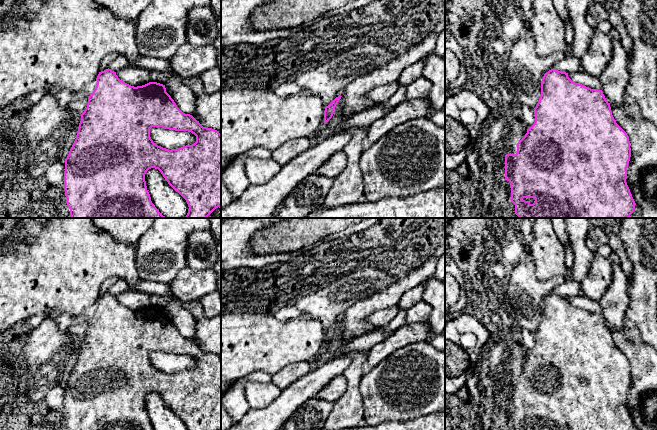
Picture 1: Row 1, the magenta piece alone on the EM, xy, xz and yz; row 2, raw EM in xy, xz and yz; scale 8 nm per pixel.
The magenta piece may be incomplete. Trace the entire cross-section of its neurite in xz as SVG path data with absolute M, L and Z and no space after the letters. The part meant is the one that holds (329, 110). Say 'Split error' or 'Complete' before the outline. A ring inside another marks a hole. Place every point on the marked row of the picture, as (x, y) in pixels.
Complete. M342 96L336 97L328 106L325 107L324 111L324 124L326 124L333 116L335 107L338 104Z

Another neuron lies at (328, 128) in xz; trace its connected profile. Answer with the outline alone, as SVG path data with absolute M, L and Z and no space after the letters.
M343 96L336 105L332 118L326 124L324 124L323 127L318 132L315 133L317 141L322 141L334 133L337 125L341 120L342 102Z

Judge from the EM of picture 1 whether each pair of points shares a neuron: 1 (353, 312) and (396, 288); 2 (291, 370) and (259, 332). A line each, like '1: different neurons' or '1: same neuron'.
1: same neuron
2: different neurons

